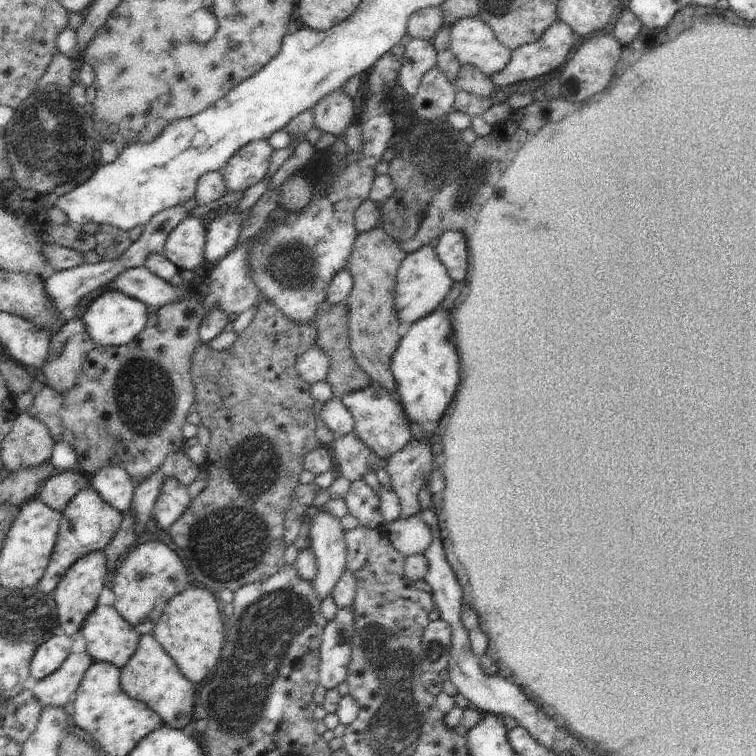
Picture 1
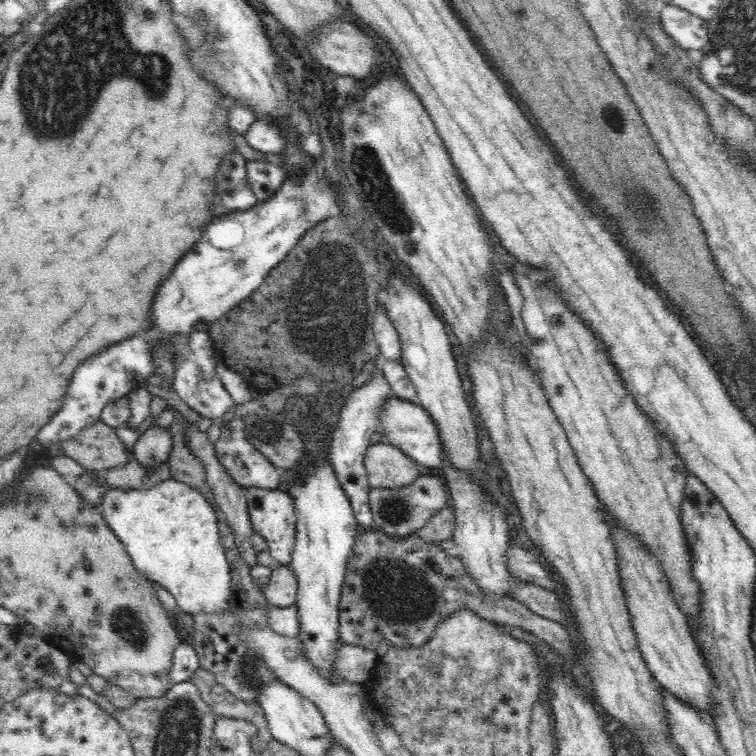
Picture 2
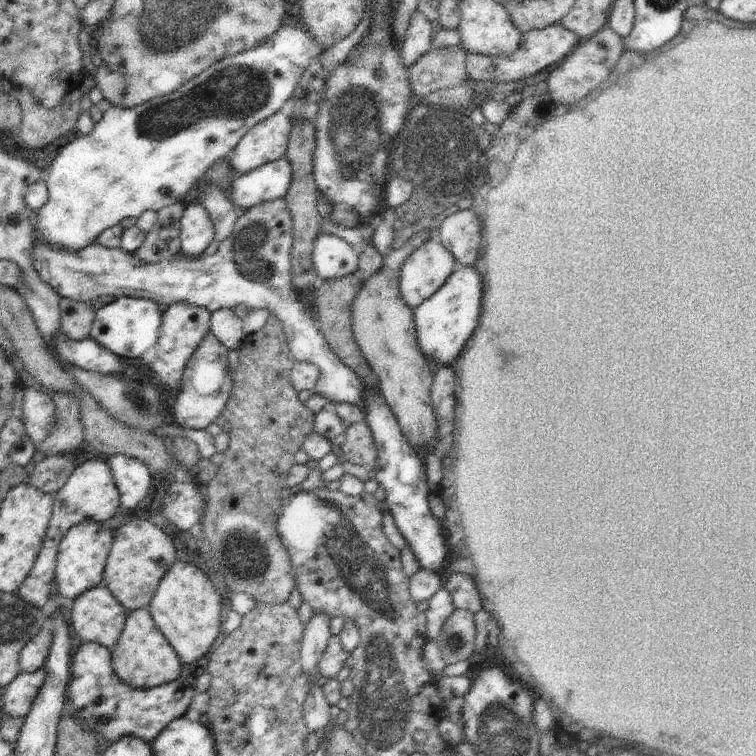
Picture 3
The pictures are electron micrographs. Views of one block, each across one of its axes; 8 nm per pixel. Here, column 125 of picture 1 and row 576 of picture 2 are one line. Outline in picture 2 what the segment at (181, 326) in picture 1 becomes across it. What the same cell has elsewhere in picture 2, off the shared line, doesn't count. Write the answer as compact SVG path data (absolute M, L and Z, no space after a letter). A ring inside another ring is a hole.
M370 528L365 534L356 536L352 544L352 554L348 556L338 612L338 619L340 619L338 644L352 644L375 650L378 643L385 639L390 646L418 648L428 642L435 628L439 626L439 620L447 619L460 608L471 610L476 613L476 616L484 620L492 620L507 628L515 622L524 630L532 632L534 636L550 644L552 650L555 650L561 657L570 658L573 663L578 659L578 642L570 626L565 627L530 611L528 606L516 600L516 597L509 595L502 596L502 598L487 598L478 585L471 581L471 576L467 573L460 557L446 553L446 549L442 549L439 543L423 542L418 539L416 533L400 538L396 535L390 536L375 528Z

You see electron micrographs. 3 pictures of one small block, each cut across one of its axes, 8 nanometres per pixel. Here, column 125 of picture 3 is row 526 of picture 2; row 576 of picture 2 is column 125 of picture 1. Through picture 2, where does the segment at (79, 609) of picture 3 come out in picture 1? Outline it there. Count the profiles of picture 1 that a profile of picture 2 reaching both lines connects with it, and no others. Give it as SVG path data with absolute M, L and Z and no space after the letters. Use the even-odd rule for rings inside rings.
M97 605L86 617L80 632L93 662L110 663L119 669L132 658L141 637L112 605Z

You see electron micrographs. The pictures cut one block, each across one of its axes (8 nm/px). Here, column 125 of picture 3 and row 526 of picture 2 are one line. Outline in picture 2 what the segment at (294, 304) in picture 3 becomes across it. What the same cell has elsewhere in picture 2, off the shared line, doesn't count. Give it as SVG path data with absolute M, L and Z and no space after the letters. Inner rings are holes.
M248 487L246 489L247 509L252 528L259 532L267 542L268 551L276 564L288 564L291 562L293 542L295 541L296 513L290 493L279 489L270 490L264 488Z

